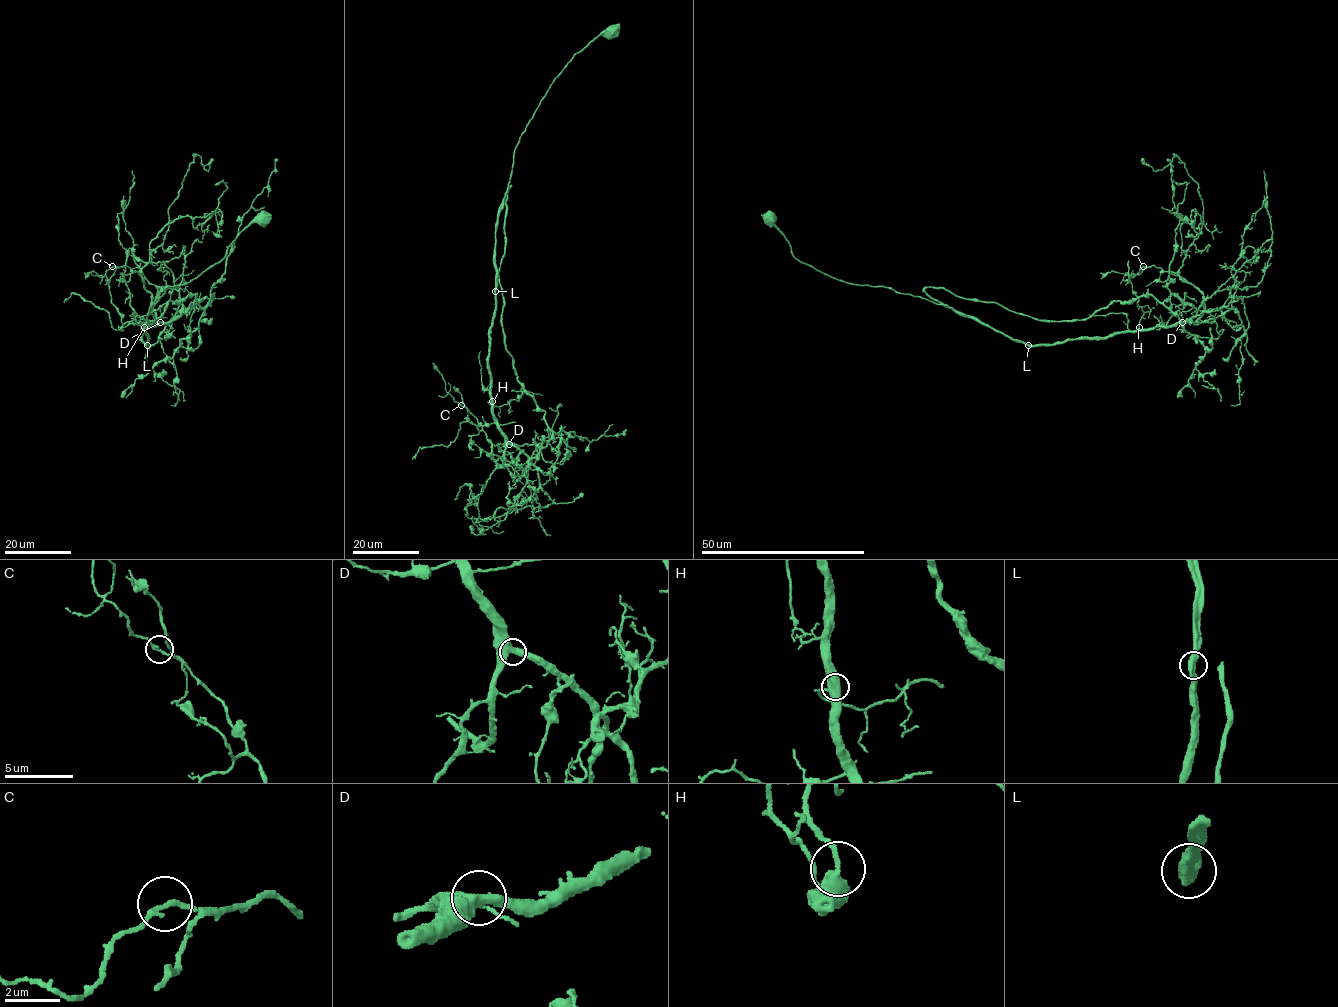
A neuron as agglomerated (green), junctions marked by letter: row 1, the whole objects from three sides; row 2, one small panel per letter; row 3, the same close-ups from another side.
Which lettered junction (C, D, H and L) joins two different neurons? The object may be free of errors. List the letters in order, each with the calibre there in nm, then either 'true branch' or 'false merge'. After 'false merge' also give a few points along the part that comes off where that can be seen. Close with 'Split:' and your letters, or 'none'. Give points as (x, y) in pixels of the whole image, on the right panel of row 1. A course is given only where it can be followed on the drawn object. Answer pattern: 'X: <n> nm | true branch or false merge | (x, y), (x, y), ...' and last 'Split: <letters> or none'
C: 180 nm | true branch
D: 500 nm | true branch
H: 360 nm | true branch
L: 480 nm | true branch
Split: none

